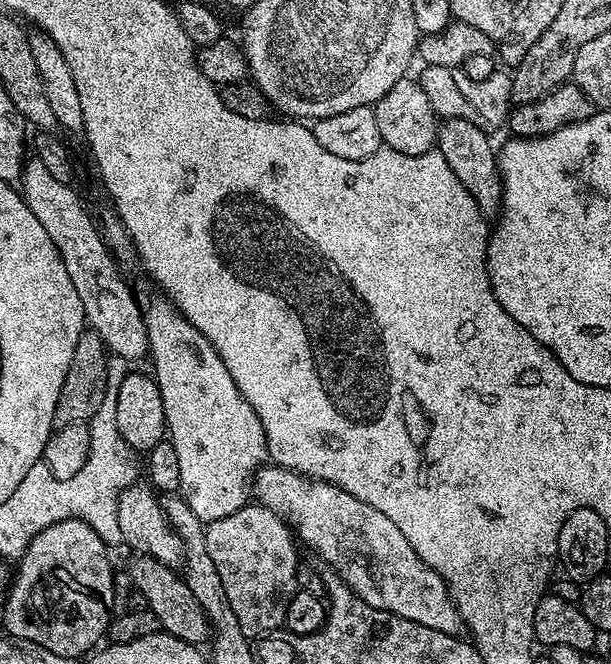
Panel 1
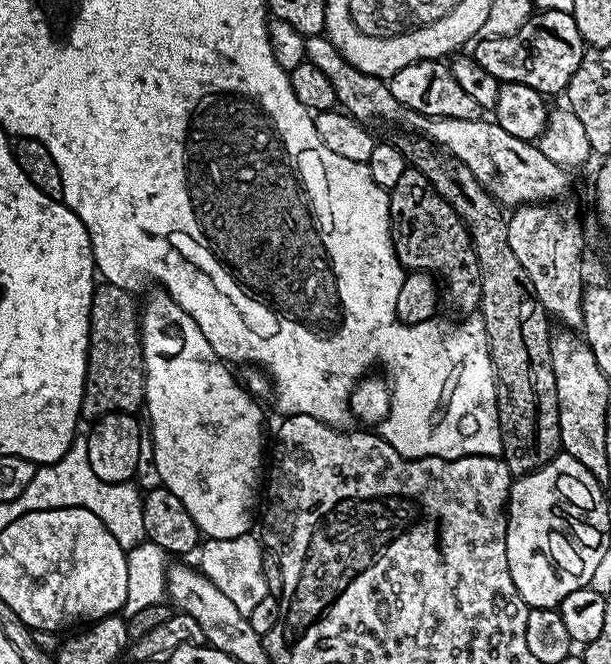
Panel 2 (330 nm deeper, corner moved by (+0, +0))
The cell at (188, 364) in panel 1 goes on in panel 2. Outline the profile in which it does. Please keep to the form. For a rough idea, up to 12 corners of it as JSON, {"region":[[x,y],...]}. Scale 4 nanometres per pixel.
{"region":[[152,290],[140,341],[159,483],[201,537],[249,535],[261,401]]}

